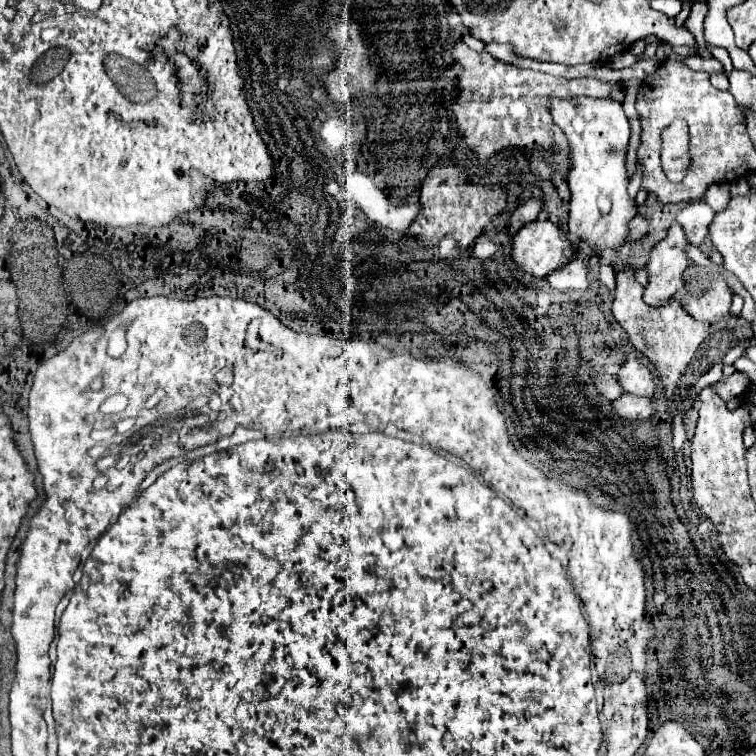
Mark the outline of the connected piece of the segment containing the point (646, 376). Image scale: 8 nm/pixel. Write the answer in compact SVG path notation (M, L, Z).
M629 359L621 365L617 373L617 381L621 383L623 393L637 397L653 397L655 393L655 375L649 365L643 365L639 359Z

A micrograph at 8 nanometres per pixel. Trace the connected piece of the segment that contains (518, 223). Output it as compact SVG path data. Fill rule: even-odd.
M535 199L519 205L509 219L509 237L513 237L523 225L537 221L539 211L541 211L541 201L535 201Z

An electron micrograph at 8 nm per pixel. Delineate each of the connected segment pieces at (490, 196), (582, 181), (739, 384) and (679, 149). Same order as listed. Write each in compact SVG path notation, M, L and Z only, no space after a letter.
M441 161L439 167L431 169L427 179L423 181L419 203L421 211L417 219L411 223L407 237L419 239L425 249L437 247L443 237L451 237L457 241L459 249L467 251L483 233L487 223L491 223L493 217L505 211L505 191L499 185L471 185L467 183L465 173L459 167L455 167L453 161Z
M575 97L575 99L553 99L551 101L553 121L563 129L569 137L571 147L571 171L569 171L569 189L571 189L571 211L569 211L569 241L579 249L579 245L587 245L591 255L601 257L605 249L615 249L625 243L629 221L637 215L637 205L627 193L627 171L625 171L625 149L629 145L629 119L623 111L623 105L611 99L591 99L591 97Z
M735 371L731 377L723 377L717 385L713 385L713 391L715 391L721 399L729 401L729 399L741 395L747 387L749 387L749 377L745 377L745 373Z
M683 119L673 121L661 133L661 163L669 181L681 181L691 165L689 129Z

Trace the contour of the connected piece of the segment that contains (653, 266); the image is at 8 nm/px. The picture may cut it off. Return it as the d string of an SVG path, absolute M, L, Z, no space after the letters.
M674 222L669 227L667 239L657 243L649 255L645 265L647 285L643 293L643 301L651 307L663 305L671 299L675 291L683 287L683 271L687 269L687 255L685 255L687 239L679 223Z

